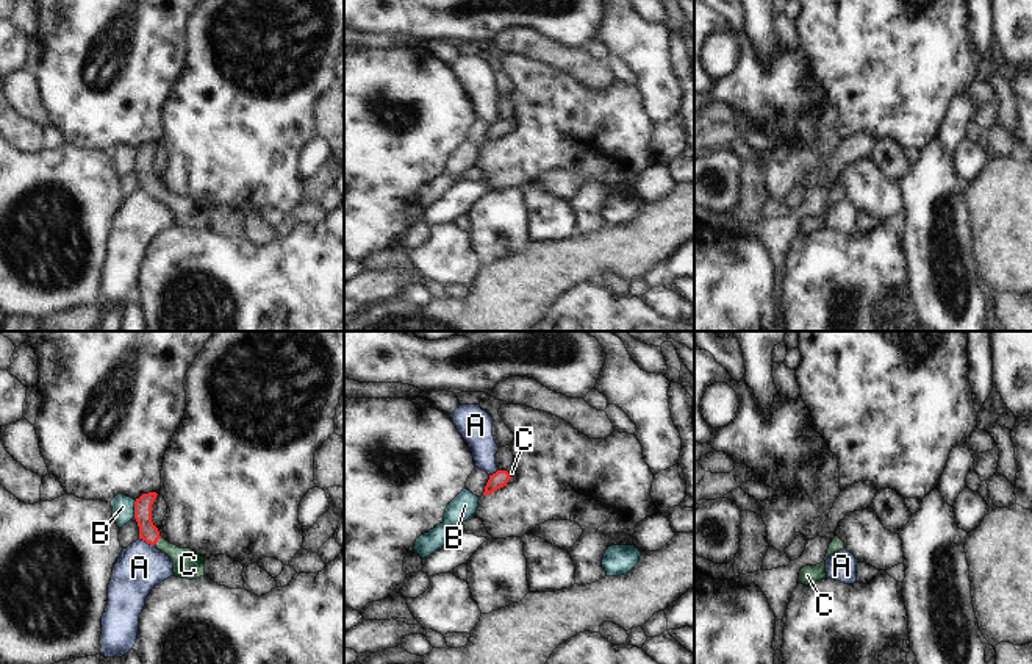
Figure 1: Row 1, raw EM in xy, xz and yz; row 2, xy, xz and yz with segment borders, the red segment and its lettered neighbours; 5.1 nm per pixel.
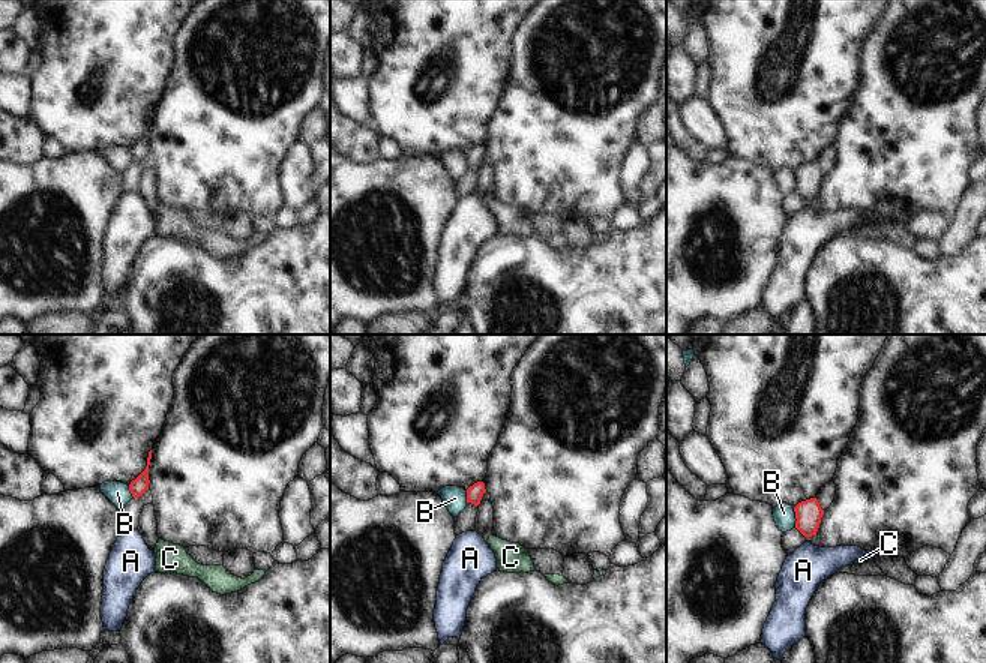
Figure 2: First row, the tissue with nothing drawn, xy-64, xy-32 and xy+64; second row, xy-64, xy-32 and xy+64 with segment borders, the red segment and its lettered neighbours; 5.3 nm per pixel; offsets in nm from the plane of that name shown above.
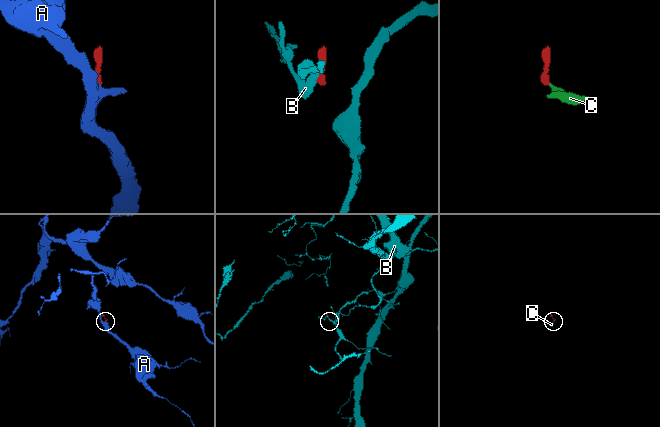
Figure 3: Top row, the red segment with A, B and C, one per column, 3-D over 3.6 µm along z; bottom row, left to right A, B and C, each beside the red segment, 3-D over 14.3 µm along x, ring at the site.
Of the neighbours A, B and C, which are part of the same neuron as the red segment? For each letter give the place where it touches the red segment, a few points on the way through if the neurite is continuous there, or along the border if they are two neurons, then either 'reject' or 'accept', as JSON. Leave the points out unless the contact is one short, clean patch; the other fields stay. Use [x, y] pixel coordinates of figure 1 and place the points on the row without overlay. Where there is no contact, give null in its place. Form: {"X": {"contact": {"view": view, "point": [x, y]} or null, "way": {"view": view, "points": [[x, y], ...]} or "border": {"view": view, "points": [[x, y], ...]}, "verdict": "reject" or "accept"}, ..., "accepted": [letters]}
{"A": {"contact": {"view": "xy", "point": [147, 192]}, "border": {"view": "xy", "points": [[139, 188], [154, 196]]}, "verdict": "reject"}, "B": {"contact": {"view": "xy", "point": [135, 160]}, "border": {"view": "xy", "points": [[136, 150], [133, 167]]}, "verdict": "reject"}, "C": {"contact": {"view": "xy", "point": [157, 191]}, "way": {"view": "xy", "points": [[143, 157], [146, 178], [157, 191], [188, 214]]}, "verdict": "accept"}, "accepted": ["C"]}

